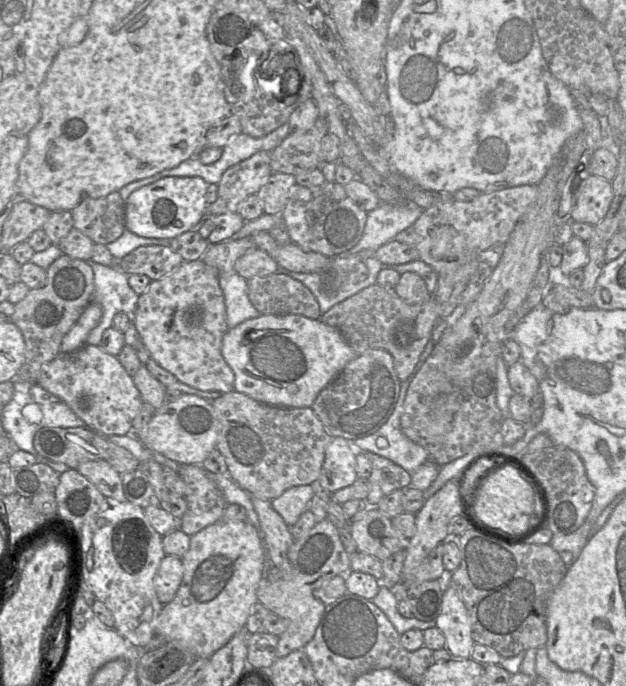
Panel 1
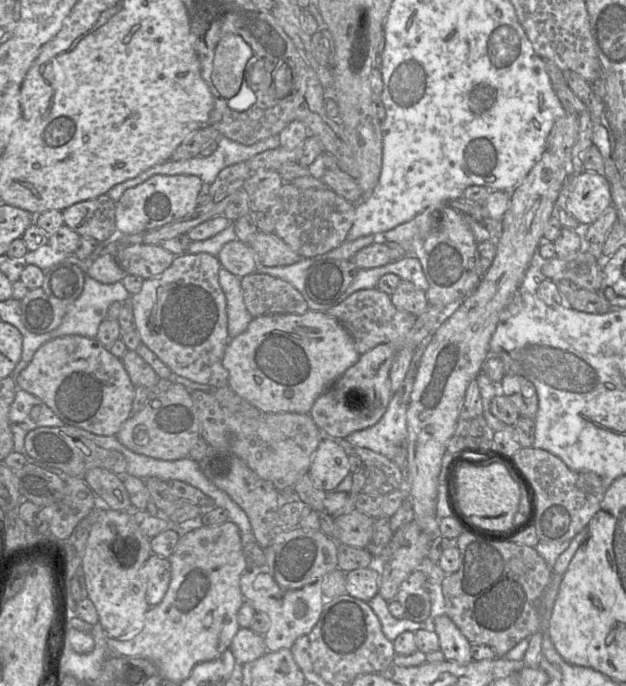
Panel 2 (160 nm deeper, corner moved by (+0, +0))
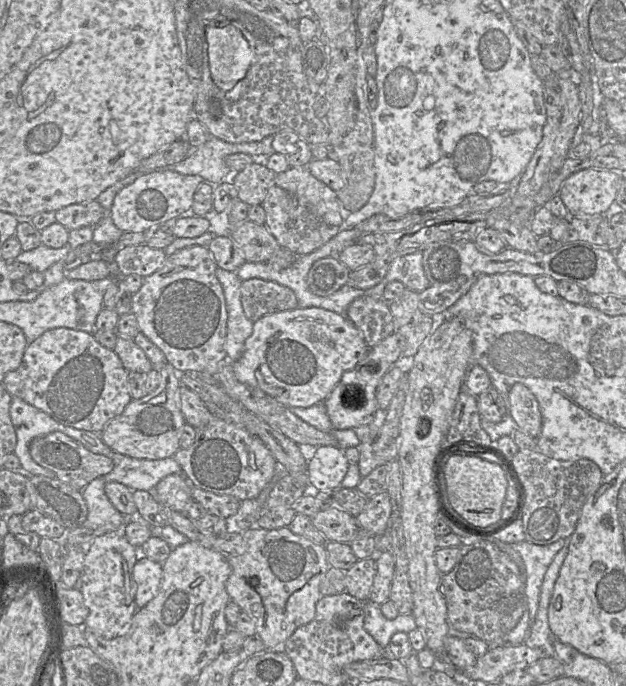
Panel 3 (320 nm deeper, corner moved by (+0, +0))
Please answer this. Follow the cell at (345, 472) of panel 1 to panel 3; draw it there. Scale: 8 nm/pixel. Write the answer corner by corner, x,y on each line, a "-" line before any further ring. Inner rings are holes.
322,445
306,453
308,483
313,491
337,490
341,487
349,462
338,446

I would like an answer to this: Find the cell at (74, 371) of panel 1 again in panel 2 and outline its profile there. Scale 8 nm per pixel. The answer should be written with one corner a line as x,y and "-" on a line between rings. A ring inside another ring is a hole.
65,335
43,344
17,376
15,383
18,389
41,399
66,425
101,436
116,436
131,416
135,397
135,386
121,359
111,354
96,338
79,335

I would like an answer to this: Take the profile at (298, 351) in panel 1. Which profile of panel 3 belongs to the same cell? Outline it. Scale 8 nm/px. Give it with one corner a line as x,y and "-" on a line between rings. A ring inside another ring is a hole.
298,306
254,322
243,353
232,366
240,382
288,408
307,408
324,402
343,373
353,369
368,350
361,331
345,315
319,307

